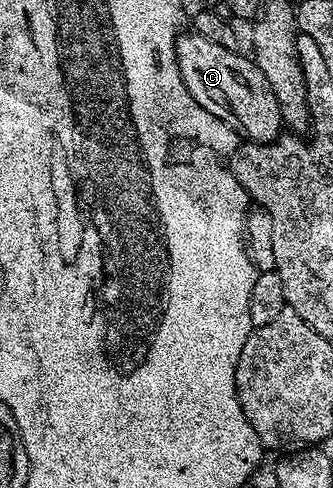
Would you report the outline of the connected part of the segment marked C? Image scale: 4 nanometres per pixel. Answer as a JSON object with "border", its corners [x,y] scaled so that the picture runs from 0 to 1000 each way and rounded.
{"border":[[[535,70],[526,109],[538,150],[562,174],[562,191],[574,191],[574,199],[586,199],[586,207],[598,207],[622,232],[658,240],[658,248],[712,270],[727,287],[814,293],[847,275],[838,207],[826,207],[826,191],[814,191],[802,158],[790,158],[757,119],[670,92],[646,92],[646,84],[622,84],[622,76],[607,72],[556,70]]]}

